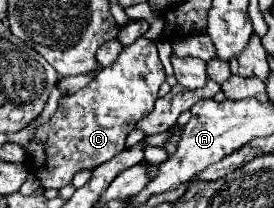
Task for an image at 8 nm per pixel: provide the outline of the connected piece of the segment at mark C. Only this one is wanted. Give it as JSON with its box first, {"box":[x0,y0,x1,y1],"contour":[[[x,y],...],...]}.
{"box":[25,37,165,189],"contour":[[[139,37],[135,43],[127,45],[121,51],[121,55],[117,57],[115,63],[99,69],[97,77],[87,87],[83,87],[81,91],[77,91],[73,95],[63,95],[59,99],[59,107],[51,115],[51,119],[47,123],[35,127],[33,137],[25,145],[25,151],[31,155],[31,165],[33,165],[37,179],[41,181],[41,185],[45,189],[65,187],[73,181],[75,173],[79,173],[83,169],[93,171],[101,163],[105,163],[111,157],[115,157],[117,153],[121,153],[125,149],[125,139],[135,129],[137,121],[141,121],[147,113],[153,111],[157,93],[159,93],[159,87],[163,81],[165,81],[165,69],[157,57],[155,43],[145,37]]]}

